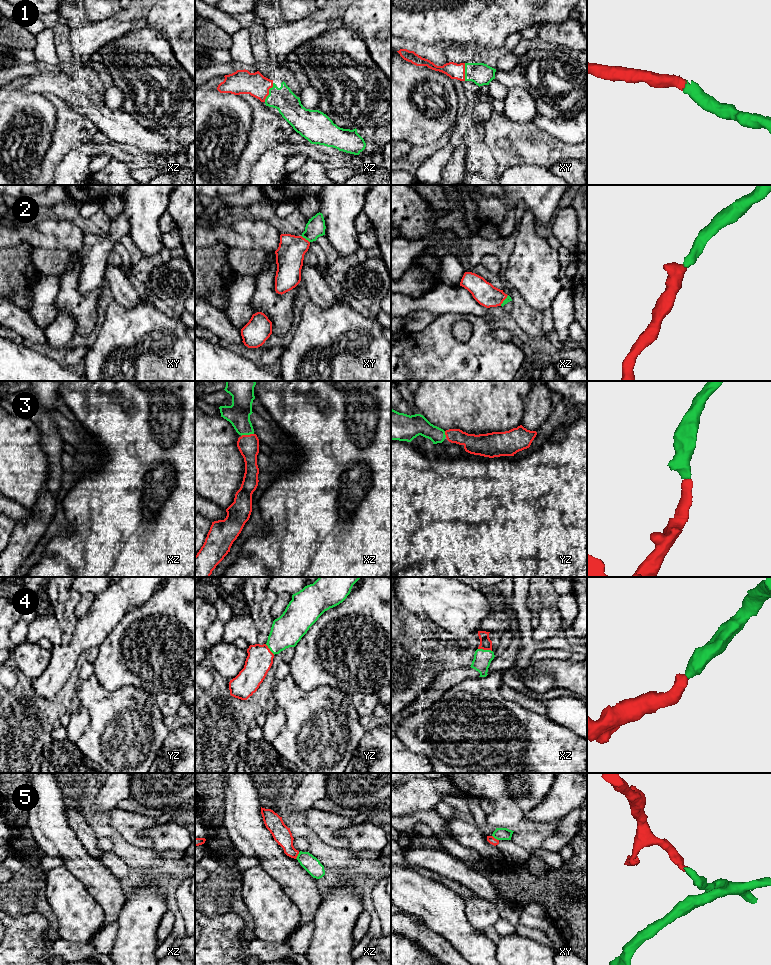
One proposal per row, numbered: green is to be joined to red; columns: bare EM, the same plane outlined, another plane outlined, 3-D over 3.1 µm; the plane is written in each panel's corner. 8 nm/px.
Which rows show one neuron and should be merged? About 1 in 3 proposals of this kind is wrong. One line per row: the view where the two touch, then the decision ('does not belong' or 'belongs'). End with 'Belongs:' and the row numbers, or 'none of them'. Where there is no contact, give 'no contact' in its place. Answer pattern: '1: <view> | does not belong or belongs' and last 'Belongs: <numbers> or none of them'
1: xz | belongs
2: xy | belongs
3: xz | belongs
4: xz | belongs
5: xz | does not belong
Belongs: 1, 2, 3, 4

